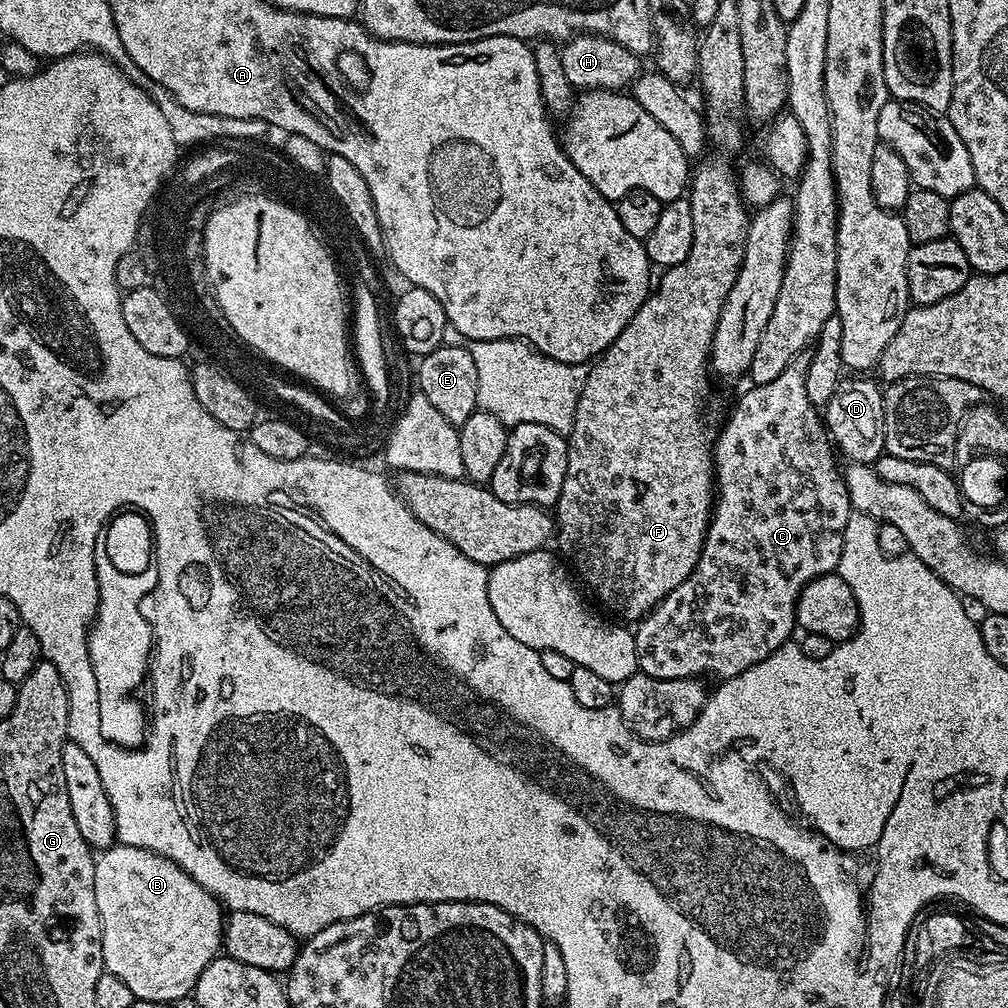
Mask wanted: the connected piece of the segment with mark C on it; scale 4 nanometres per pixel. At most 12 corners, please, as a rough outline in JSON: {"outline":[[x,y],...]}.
{"outline":[[811,351],[714,440],[686,582],[650,678],[729,680],[797,631],[853,514]]}

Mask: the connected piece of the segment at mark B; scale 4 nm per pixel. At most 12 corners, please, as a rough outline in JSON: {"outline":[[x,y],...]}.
{"outline":[[164,856],[95,857],[106,971],[168,1006],[221,955],[220,901]]}

